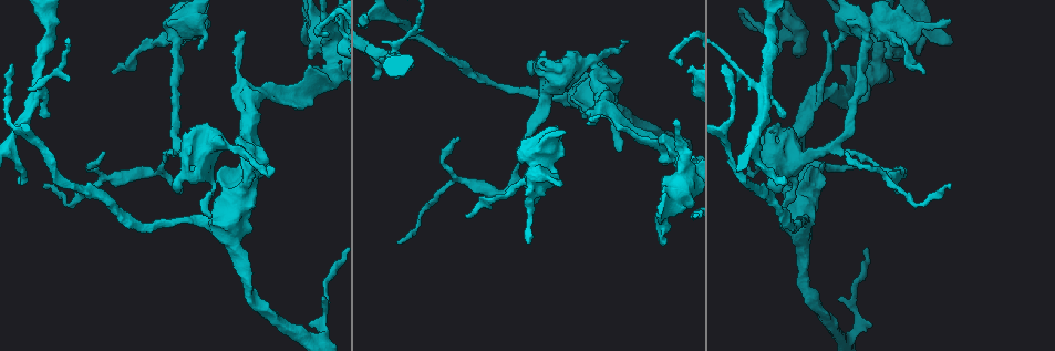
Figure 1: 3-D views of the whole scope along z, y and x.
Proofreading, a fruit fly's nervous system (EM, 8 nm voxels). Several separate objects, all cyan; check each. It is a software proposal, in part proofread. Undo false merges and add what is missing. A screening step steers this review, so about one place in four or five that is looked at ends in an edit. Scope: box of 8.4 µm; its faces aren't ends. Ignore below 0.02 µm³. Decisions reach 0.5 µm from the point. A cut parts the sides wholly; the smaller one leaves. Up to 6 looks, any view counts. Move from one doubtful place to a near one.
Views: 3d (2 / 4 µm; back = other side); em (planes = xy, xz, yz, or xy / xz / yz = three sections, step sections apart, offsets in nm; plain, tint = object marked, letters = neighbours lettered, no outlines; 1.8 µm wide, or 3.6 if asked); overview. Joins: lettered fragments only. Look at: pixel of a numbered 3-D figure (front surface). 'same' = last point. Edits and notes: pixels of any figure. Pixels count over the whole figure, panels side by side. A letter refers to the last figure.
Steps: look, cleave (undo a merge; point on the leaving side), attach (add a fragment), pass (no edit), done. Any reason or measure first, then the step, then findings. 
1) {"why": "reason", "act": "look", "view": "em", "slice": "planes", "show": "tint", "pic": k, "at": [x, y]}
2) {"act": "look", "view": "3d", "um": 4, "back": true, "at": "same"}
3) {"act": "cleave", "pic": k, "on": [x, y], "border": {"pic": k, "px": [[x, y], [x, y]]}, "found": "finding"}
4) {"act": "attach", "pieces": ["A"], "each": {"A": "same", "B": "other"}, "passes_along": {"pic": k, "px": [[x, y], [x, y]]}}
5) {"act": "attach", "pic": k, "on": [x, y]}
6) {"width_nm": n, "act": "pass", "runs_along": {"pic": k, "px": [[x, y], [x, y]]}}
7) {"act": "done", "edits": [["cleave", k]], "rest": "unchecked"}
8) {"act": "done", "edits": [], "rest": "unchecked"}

{"why": "an open end", "act": "look", "view": "3d", "um": 4, "pic": 1, "at": [105, 153]}

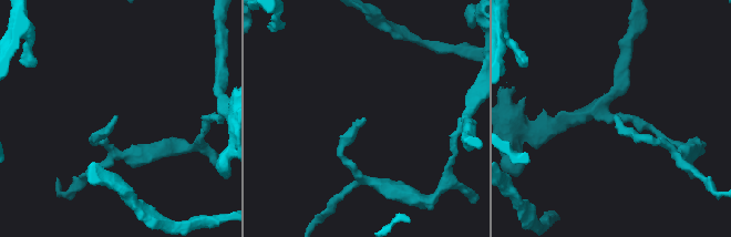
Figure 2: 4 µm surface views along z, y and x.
{"act": "look", "view": "em", "slice": "planes", "show": "tint", "pic": 2, "at": [618, 116]}

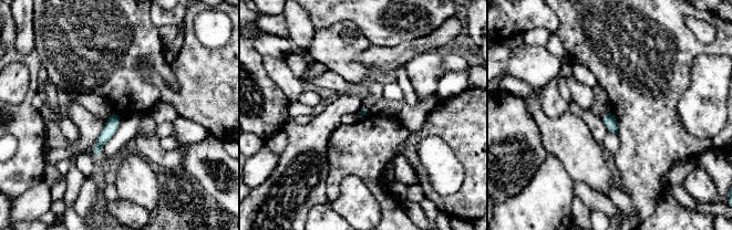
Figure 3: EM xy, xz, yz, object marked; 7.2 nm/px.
{"why": "what lies round it", "act": "look", "view": "em", "slice": "planes", "show": "letters", "at": "same"}

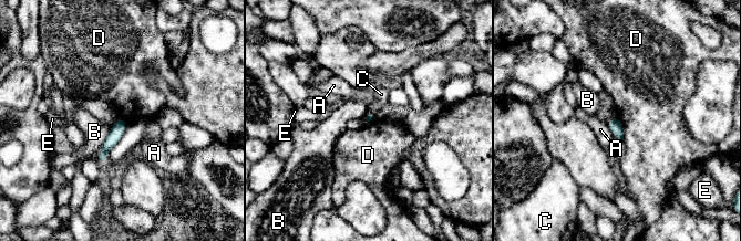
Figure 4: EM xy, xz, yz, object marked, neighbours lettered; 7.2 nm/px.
{"act": "pass", "each": {"A": "other", "B": "other", "C": "other", "D": "other", "E": "other"}, "runs_along": {"pic": 4, "px": [[121, 122], [102, 156]]}, "found": "none of them fits"}

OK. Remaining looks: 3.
{"why": "branch stops here", "act": "look", "view": "3d", "um": 2, "pic": 1, "at": [784, 179]}

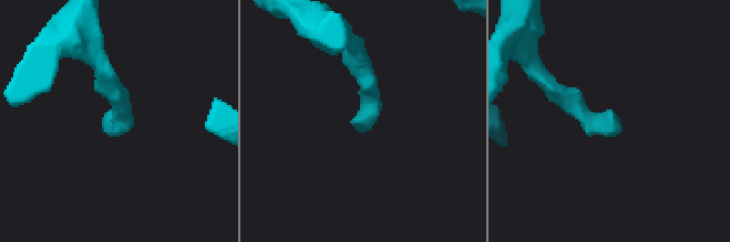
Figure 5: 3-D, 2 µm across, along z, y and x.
{"why": "now the EM", "act": "look", "view": "em", "slice": "xz", "step": 4, "show": "plain", "pic": 5, "at": [352, 122]}

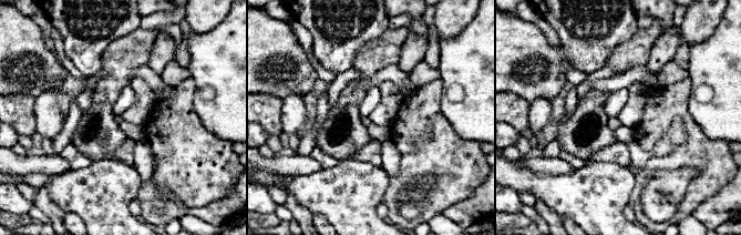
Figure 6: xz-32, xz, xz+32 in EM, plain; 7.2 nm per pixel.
{"why": "see the neighbours", "act": "look", "view": "em", "slice": "xz", "step": 4, "show": "letters", "at": "same"}

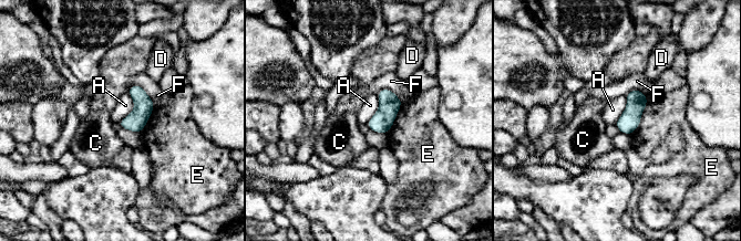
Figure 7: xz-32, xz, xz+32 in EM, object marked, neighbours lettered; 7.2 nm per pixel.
{"width_nm": 150, "act": "pass", "each": {"A": "other", "C": "other", "D": "other", "E": "other", "F": "other"}, "border": {"pic": 7, "px": [[127, 92], [133, 109], [117, 122]]}, "found": "none of them fits"}

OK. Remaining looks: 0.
{"act": "done", "edits": [], "rest": "unchecked"}

